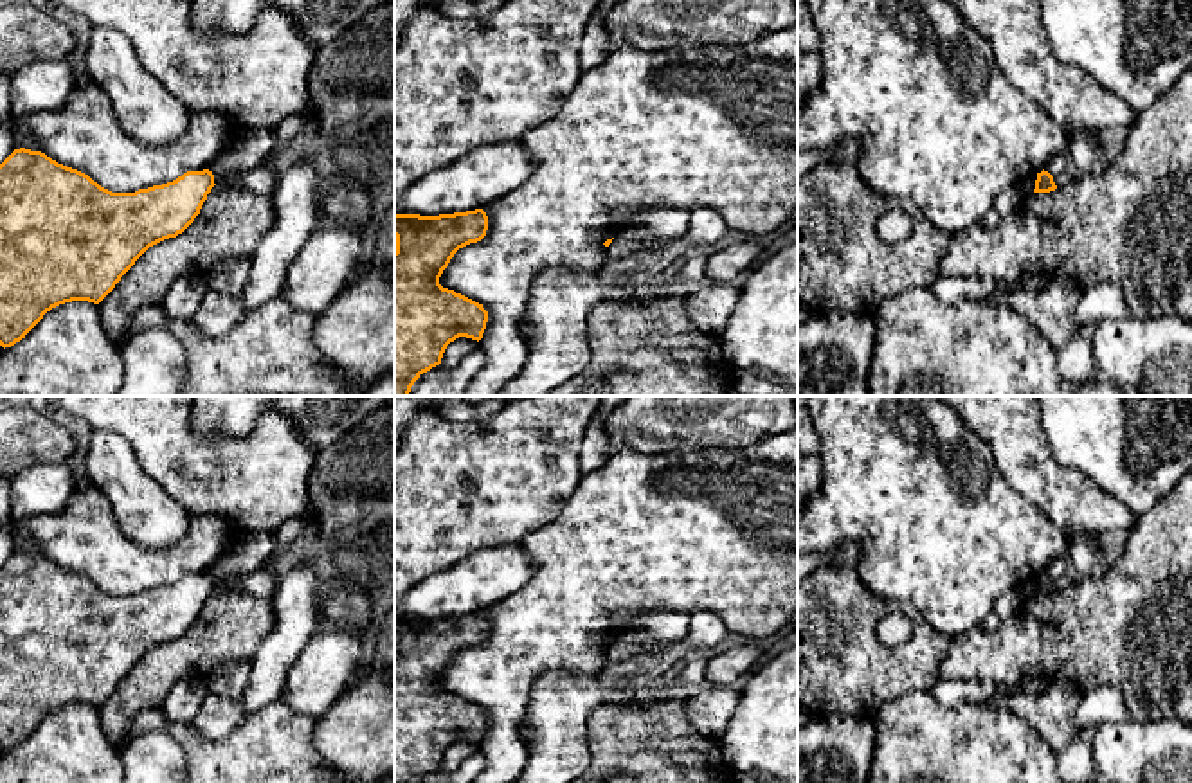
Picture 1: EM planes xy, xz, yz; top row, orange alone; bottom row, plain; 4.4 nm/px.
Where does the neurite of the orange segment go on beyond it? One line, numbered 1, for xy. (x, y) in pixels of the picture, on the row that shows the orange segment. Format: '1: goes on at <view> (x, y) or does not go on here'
1: does not go on here

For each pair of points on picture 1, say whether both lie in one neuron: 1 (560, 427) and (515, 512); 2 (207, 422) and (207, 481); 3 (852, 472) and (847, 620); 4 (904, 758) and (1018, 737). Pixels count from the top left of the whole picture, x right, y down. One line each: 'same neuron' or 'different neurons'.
1: same neuron
2: different neurons
3: different neurons
4: same neuron

